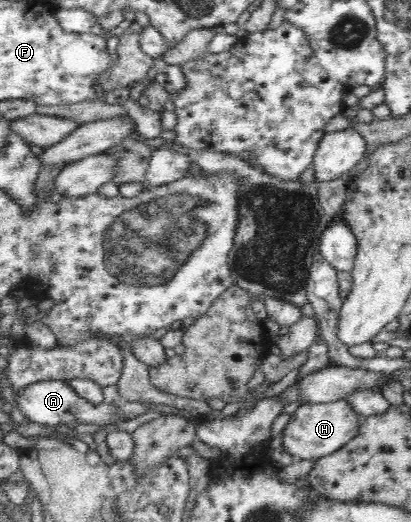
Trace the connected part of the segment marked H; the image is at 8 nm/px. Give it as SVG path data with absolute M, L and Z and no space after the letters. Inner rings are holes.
M345 399L328 403L305 403L291 413L282 431L284 451L300 459L314 459L330 455L348 443L359 430L359 417Z

